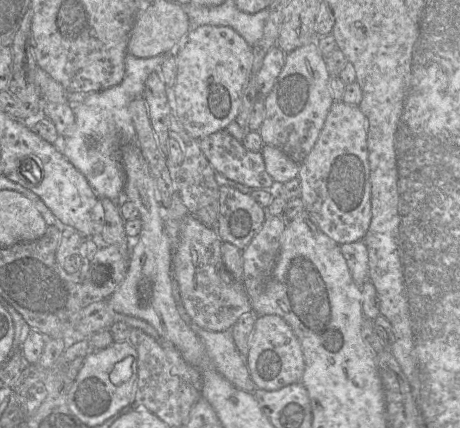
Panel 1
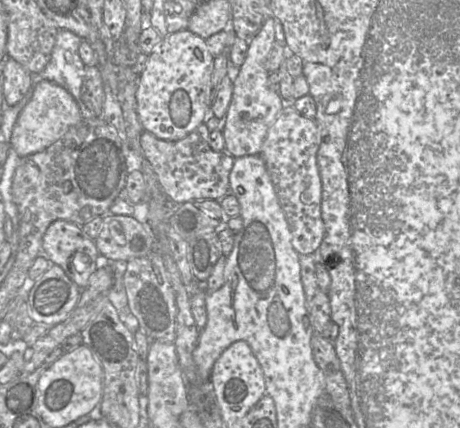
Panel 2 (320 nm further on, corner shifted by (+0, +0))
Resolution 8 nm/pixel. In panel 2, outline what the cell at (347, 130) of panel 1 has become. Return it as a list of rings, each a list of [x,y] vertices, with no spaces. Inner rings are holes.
[[[286,103],[268,129],[259,154],[265,162],[288,222],[293,248],[301,256],[315,252],[325,235],[321,217],[322,181],[317,164],[321,140],[321,130],[315,119],[303,117],[291,103]]]

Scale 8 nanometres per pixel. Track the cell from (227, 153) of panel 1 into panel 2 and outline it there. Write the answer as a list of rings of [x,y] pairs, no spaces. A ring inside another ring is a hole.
[[[201,124],[177,141],[159,139],[147,131],[140,135],[142,154],[157,175],[162,190],[173,202],[221,199],[230,195],[229,174],[235,158],[227,152],[212,150],[209,146],[209,134],[209,129]]]

